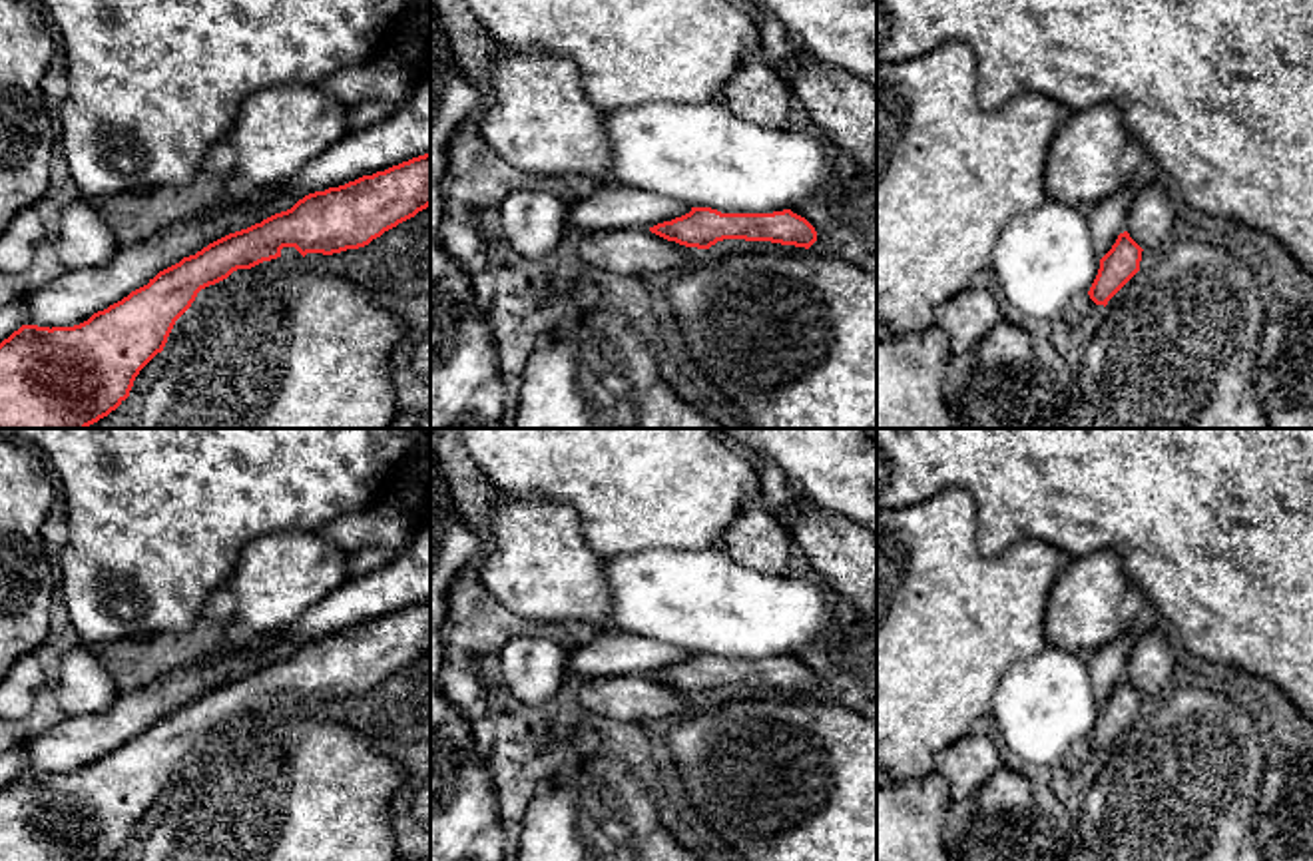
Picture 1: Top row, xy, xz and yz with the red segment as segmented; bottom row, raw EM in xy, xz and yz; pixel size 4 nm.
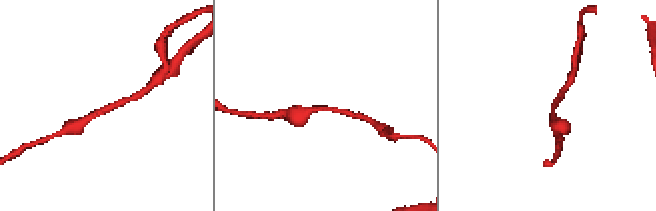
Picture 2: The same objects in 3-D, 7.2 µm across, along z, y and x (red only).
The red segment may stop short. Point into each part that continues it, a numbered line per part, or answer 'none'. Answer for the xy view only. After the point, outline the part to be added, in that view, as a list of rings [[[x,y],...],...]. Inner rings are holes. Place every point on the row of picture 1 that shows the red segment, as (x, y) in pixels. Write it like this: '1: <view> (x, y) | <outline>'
none

